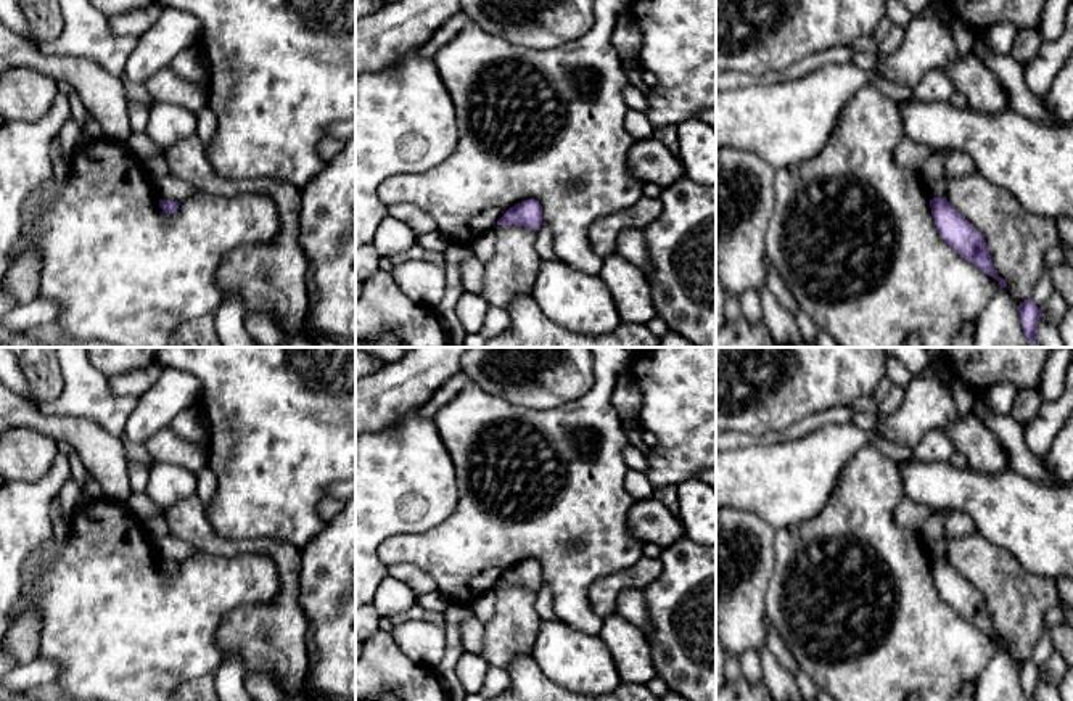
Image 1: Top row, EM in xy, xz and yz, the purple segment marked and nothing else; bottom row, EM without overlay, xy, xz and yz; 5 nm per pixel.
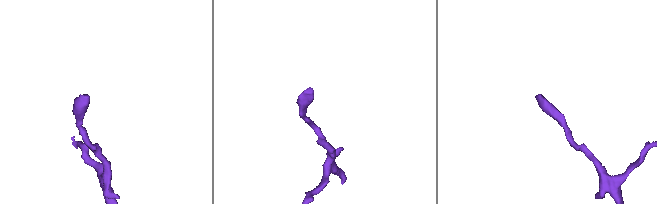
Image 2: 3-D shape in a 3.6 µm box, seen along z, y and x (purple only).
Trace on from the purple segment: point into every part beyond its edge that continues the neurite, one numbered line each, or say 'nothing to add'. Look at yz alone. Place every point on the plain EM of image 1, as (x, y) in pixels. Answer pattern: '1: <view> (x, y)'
1: yz (937, 549)

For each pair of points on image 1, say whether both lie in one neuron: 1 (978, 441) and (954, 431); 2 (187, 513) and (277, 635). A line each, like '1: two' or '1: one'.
1: one
2: one

